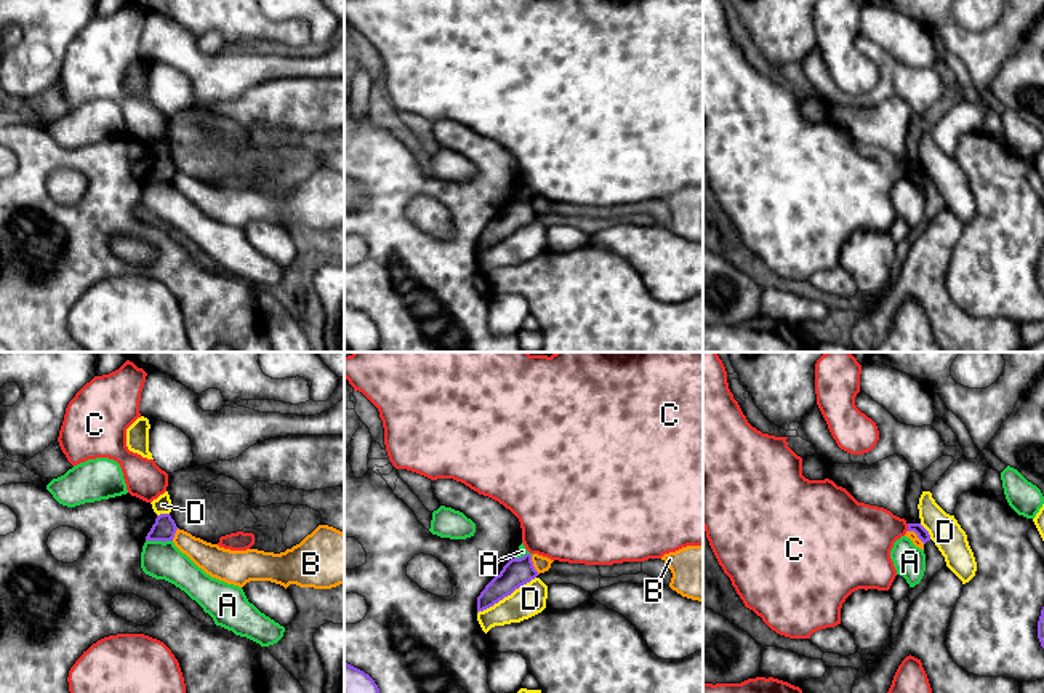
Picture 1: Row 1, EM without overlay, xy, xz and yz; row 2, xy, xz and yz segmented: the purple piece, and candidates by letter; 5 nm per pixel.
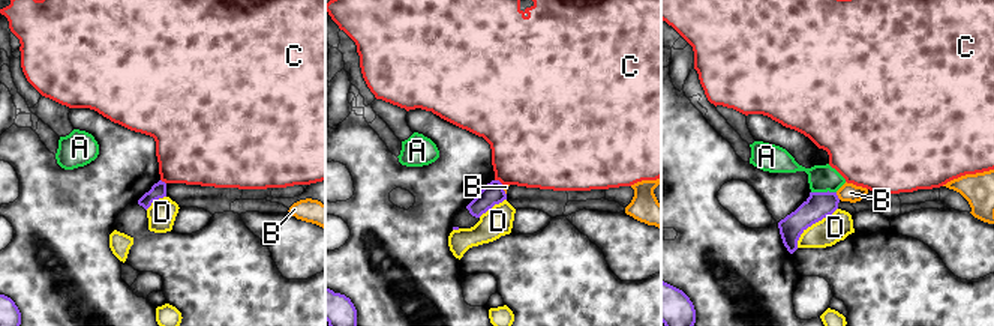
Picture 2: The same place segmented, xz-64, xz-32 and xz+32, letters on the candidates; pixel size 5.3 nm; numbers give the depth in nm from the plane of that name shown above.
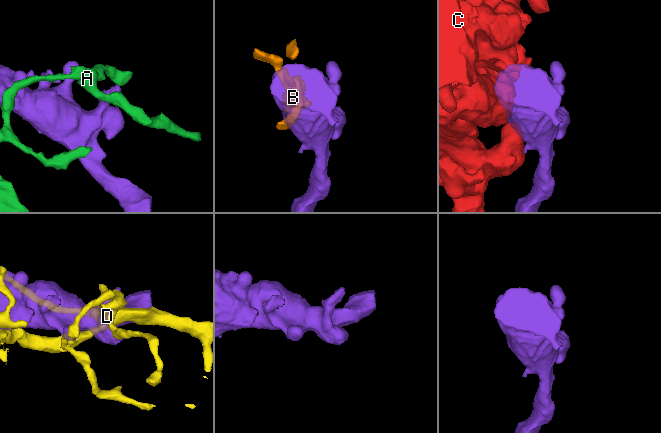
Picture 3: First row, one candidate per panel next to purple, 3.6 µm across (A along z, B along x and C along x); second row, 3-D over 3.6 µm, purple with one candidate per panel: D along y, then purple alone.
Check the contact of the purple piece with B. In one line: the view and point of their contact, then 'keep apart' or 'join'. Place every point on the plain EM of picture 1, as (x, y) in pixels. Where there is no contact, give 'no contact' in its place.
xz (532, 207) | keep apart

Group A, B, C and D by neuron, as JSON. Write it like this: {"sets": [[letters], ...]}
{"sets": [["A"], ["B"], ["C"], ["D"]]}

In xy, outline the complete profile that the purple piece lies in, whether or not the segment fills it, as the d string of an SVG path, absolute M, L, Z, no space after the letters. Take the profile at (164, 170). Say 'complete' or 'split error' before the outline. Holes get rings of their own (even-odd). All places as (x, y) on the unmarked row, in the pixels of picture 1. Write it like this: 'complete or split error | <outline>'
complete | M160 155L155 160L146 182L173 182L178 168L170 155Z

